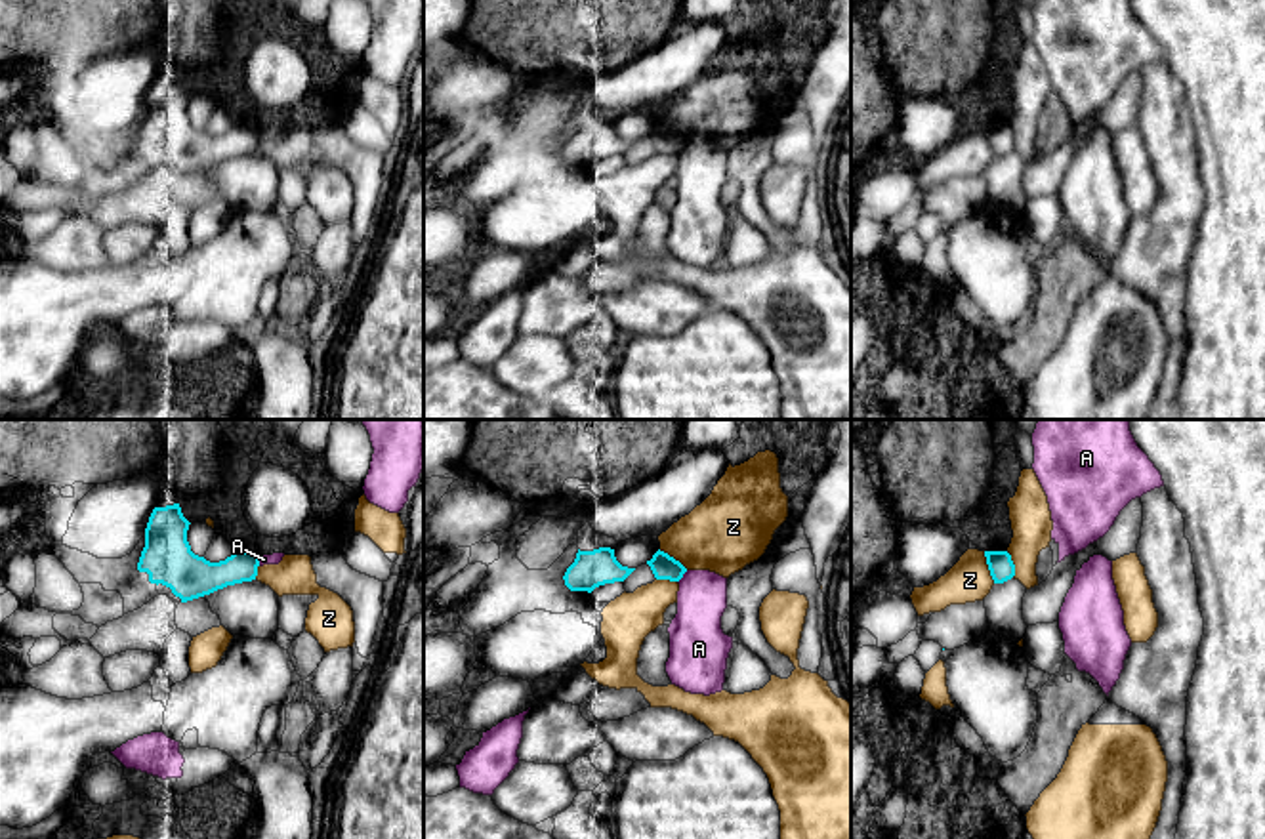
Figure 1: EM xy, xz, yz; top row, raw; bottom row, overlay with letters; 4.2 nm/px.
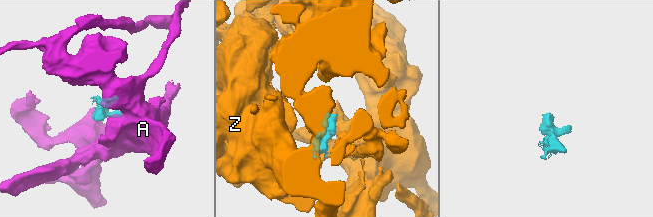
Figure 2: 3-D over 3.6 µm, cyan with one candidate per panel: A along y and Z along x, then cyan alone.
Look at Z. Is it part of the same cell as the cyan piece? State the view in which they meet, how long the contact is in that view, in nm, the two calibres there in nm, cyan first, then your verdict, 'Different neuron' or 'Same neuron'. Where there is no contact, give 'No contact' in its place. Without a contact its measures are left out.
Touches cyan in yz. Shared border 140 nm. Thickness 110 nm (cyan) against 180 nm. Different neuron

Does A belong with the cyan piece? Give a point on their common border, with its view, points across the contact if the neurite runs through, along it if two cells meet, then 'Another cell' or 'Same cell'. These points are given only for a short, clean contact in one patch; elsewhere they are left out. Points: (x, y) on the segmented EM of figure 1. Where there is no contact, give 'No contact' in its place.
Touches cyan at xz (682, 576). Boundary: xz (687, 571), (678, 582). Another cell

